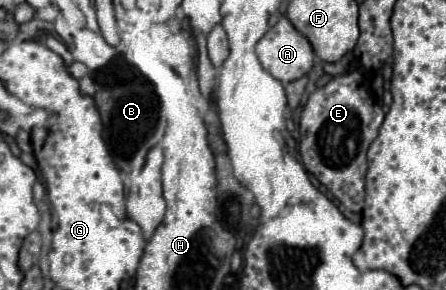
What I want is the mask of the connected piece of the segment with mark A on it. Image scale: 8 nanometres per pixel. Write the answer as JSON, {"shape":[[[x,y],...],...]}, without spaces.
{"shape":[[[280,17],[280,21],[260,39],[256,55],[262,67],[284,85],[310,73],[314,63],[312,45],[288,17]]]}

